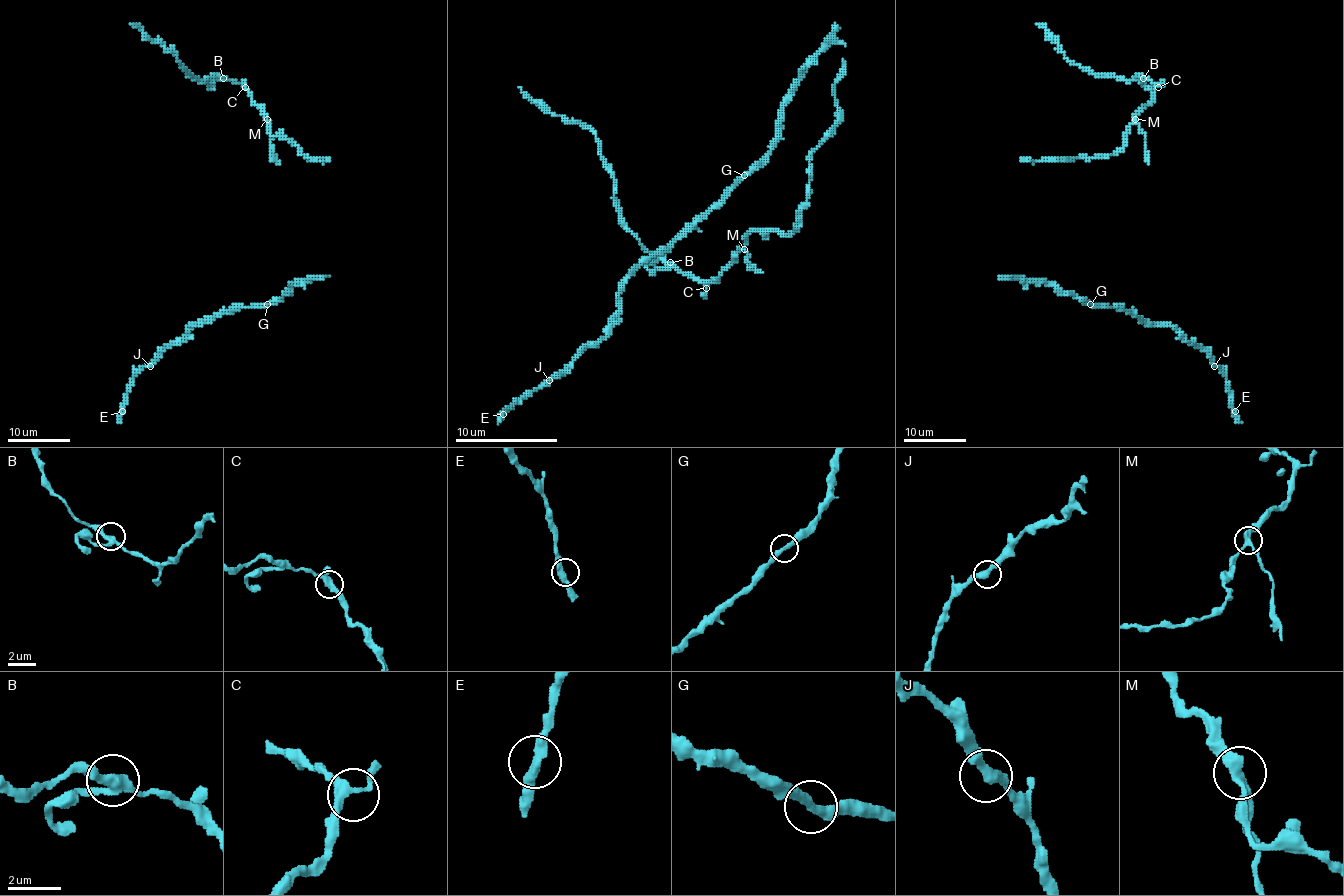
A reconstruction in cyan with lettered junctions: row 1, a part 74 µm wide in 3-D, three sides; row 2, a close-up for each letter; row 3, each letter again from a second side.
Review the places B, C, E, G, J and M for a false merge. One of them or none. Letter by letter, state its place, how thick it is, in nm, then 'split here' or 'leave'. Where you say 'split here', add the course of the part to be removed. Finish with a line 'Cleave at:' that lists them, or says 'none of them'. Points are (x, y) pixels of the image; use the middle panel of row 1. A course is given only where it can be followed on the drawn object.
B: at (670, 262); 300 nm thick; leave
C: at (706, 288); 320 nm thick; leave
E: at (503, 414); 360 nm thick; leave
G: at (744, 175); 320 nm thick; leave
J: at (549, 380); 360 nm thick; leave
M: at (744, 249); 300 nm thick; split here; foreign part runs (745, 249), (750, 267), (763, 272)
Cleave at: M

